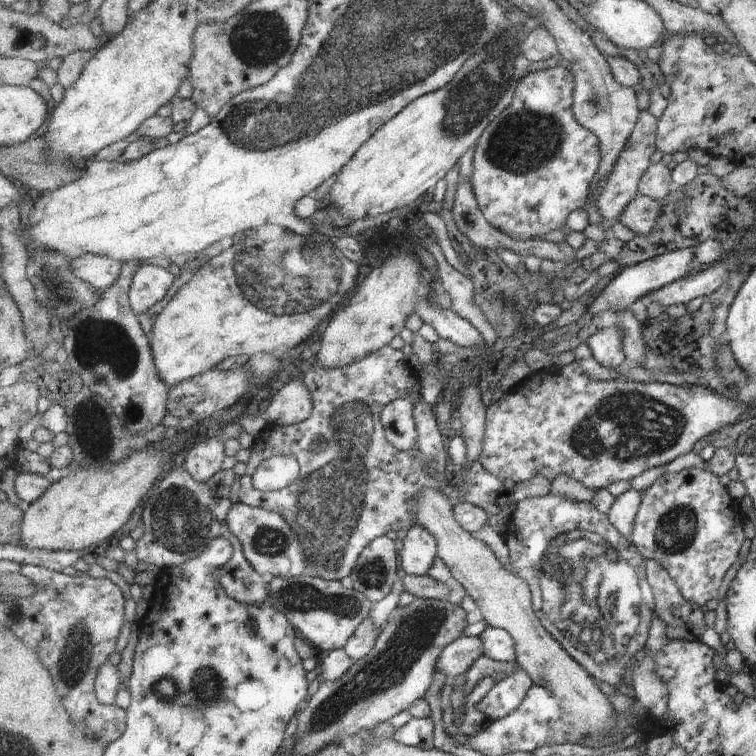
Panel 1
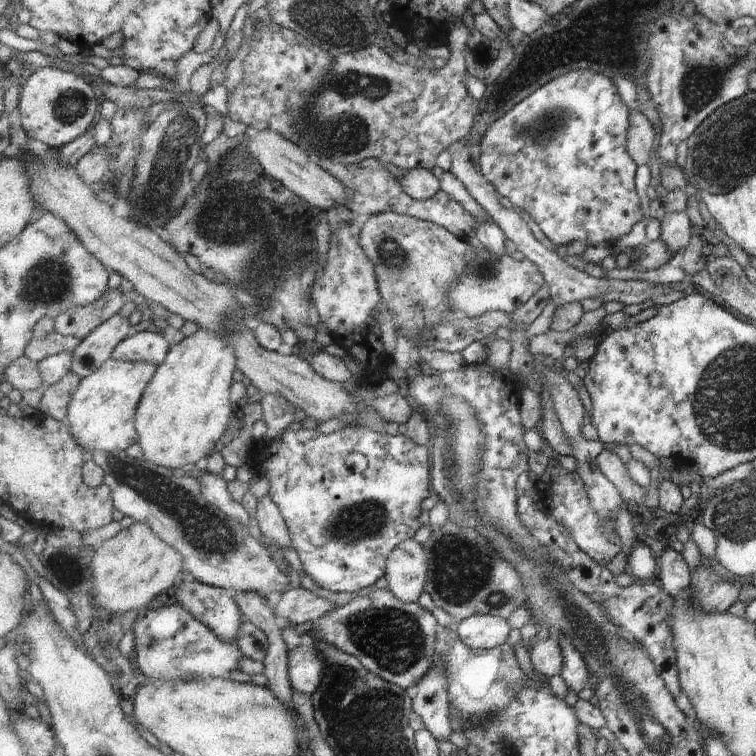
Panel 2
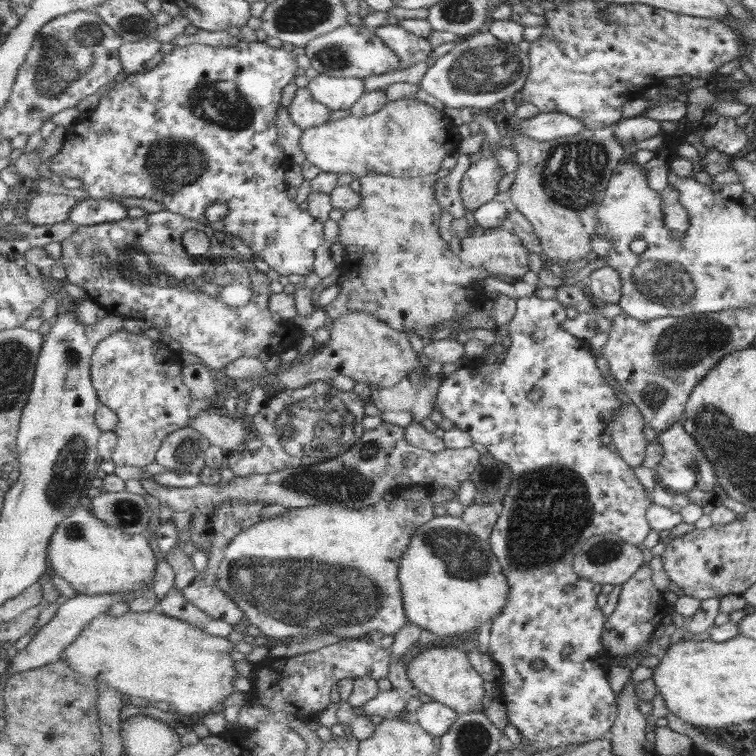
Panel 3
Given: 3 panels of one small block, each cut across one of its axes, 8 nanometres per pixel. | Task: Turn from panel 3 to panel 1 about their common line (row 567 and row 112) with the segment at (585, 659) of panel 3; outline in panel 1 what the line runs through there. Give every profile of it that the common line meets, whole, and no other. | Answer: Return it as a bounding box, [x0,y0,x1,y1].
[470,64,603,241]

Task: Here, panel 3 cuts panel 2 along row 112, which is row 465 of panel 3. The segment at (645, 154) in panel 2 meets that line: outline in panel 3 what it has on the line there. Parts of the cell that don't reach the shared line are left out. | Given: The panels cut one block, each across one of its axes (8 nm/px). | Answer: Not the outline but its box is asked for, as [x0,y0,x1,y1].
[605,403,649,466]

